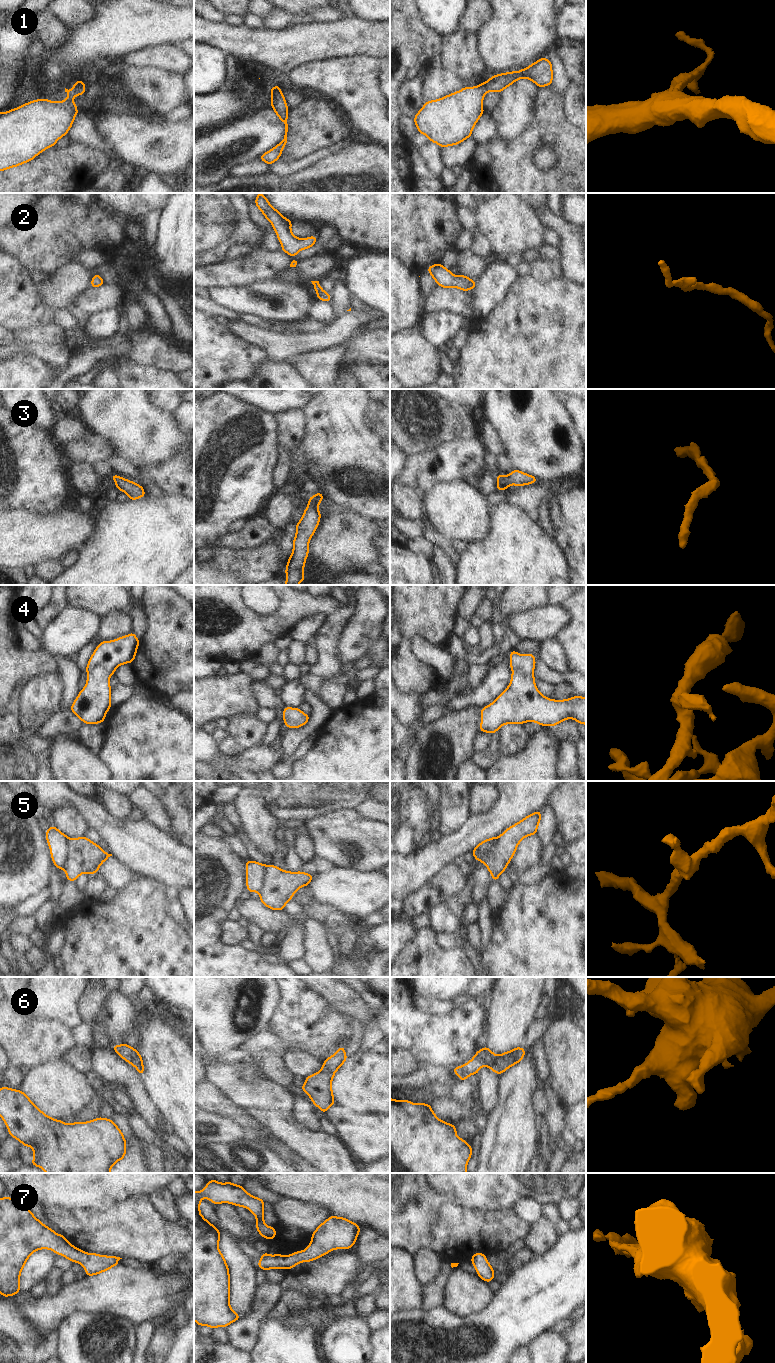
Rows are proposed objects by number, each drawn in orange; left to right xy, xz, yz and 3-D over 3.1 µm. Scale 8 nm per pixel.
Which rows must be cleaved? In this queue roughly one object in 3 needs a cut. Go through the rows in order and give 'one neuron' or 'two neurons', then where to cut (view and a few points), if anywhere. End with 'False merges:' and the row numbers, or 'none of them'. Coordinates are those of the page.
1: one neuron; cut none
2: one neuron; cut none
3: one neuron; cut none
4: one neuron; cut none
5: two neurons; cut yz (497, 838), (496, 851), (489, 858), (479, 860)
6: one neuron; cut none
7: one neuron; cut none
False merges: 5

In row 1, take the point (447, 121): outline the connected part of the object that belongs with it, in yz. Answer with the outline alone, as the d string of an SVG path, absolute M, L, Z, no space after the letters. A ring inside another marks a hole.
M542 57L520 71L494 75L476 87L467 86L440 99L426 101L413 118L418 133L426 135L440 147L460 144L471 137L475 124L484 113L484 95L490 91L501 93L523 78L533 81L538 87L551 85L552 63Z

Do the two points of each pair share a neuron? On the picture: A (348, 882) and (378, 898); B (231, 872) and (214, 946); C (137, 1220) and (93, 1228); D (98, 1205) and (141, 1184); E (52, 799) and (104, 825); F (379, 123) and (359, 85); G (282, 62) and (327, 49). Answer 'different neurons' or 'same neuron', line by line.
A: same neuron
B: same neuron
C: same neuron
D: same neuron
E: same neuron
F: same neuron
G: same neuron

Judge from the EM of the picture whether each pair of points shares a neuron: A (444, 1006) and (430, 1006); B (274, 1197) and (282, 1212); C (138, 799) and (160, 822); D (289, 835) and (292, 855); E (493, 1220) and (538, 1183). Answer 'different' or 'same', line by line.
A: same
B: different
C: same
D: same
E: different

